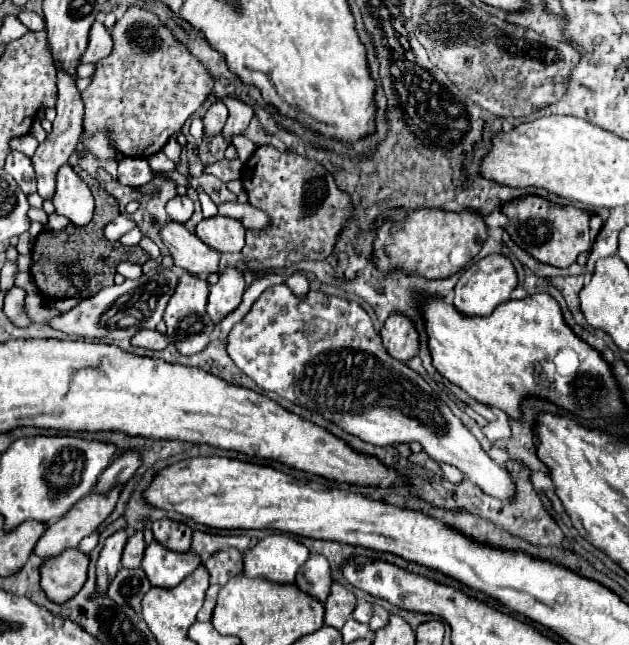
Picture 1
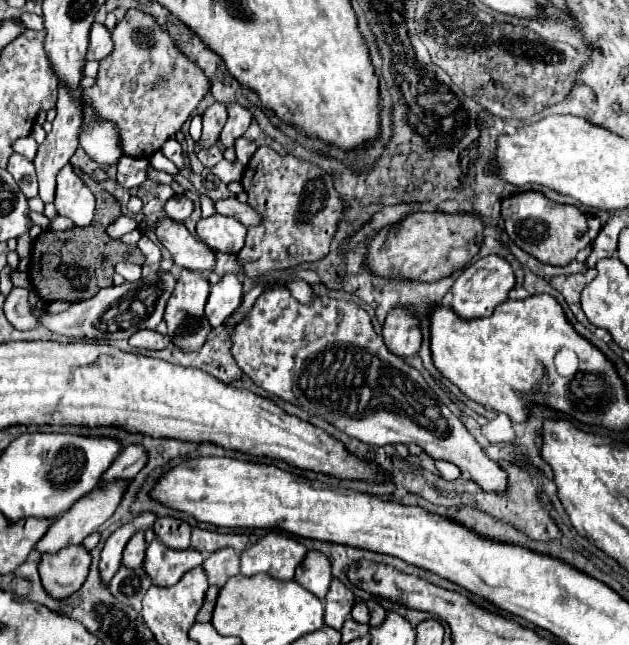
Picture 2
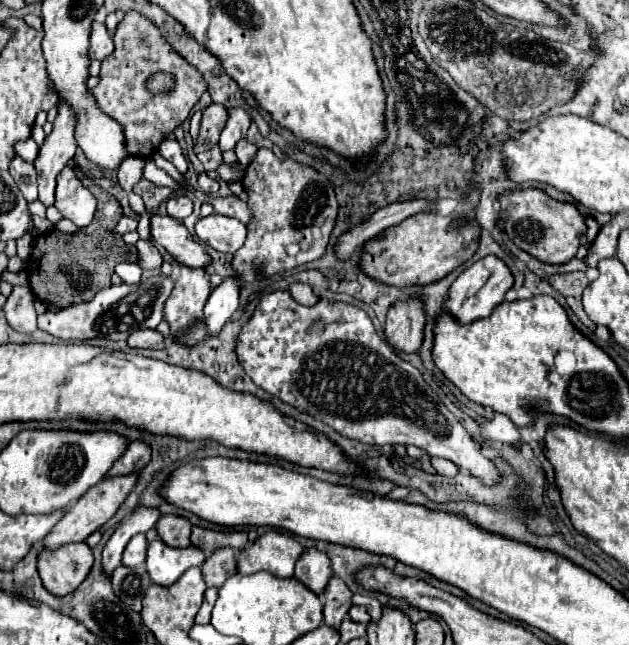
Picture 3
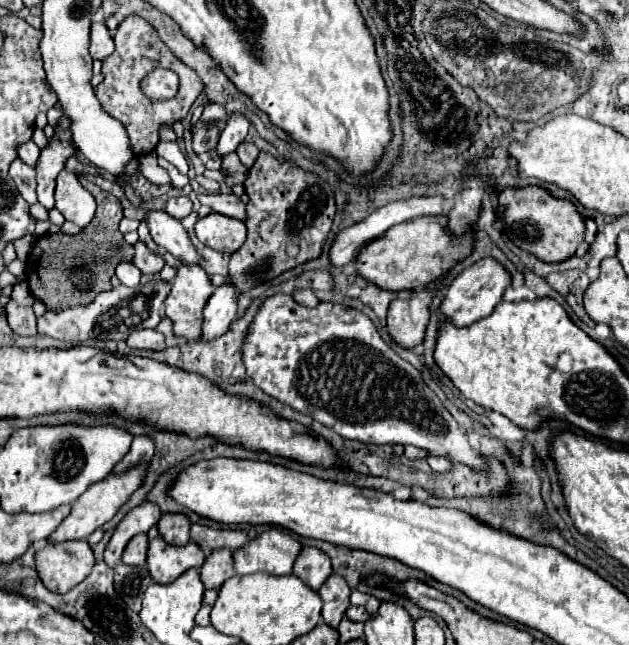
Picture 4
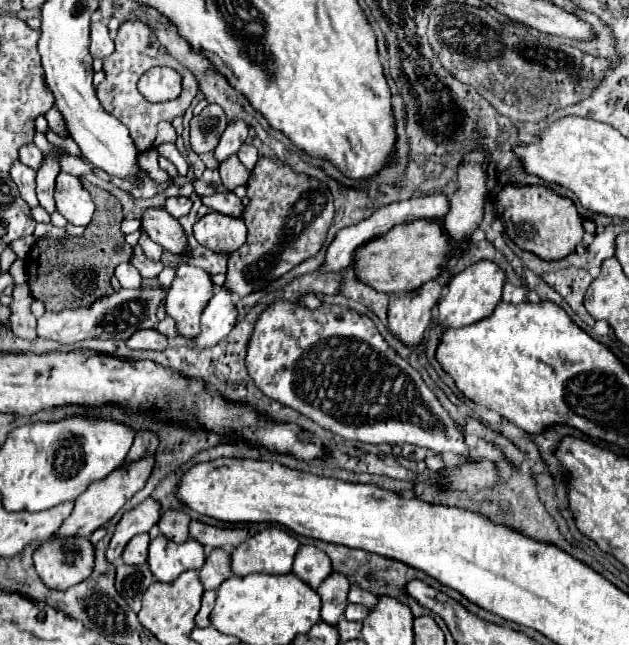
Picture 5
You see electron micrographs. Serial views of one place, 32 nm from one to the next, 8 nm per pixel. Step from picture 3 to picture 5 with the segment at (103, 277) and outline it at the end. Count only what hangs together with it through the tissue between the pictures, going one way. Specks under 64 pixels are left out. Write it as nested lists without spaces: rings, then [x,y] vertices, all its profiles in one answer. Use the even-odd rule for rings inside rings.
[[[82,180],[84,188],[92,192],[96,202],[96,212],[92,222],[86,226],[82,236],[68,236],[62,240],[40,238],[36,246],[30,250],[26,258],[28,286],[36,300],[42,300],[46,310],[64,310],[64,308],[80,308],[90,306],[96,298],[114,292],[110,286],[110,278],[114,276],[114,268],[122,260],[132,258],[132,246],[126,244],[124,234],[120,230],[122,222],[122,206],[118,198],[108,194],[106,190]]]

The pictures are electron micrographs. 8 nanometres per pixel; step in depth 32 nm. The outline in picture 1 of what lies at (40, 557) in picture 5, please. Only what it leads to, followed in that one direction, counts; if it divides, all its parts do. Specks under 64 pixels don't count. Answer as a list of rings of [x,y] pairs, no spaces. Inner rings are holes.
[[[64,550],[56,558],[48,558],[42,568],[42,590],[48,600],[56,604],[66,604],[86,582],[88,572],[88,556],[80,550]]]

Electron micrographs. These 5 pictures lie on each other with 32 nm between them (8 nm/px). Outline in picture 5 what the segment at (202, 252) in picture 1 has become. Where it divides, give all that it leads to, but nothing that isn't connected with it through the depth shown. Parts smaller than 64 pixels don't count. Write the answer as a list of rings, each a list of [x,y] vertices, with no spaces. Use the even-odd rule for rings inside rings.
[[[148,208],[142,216],[142,226],[146,228],[148,236],[156,244],[160,244],[164,250],[182,258],[190,258],[190,246],[188,246],[184,230],[180,222],[172,218],[166,210]]]

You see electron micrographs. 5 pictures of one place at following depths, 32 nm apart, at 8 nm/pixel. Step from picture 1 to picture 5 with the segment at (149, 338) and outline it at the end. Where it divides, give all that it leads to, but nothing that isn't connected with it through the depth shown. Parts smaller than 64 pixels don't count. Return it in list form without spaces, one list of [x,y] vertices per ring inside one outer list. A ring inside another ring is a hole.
[[[140,330],[126,340],[126,346],[132,350],[164,350],[168,344],[166,336],[158,330]]]

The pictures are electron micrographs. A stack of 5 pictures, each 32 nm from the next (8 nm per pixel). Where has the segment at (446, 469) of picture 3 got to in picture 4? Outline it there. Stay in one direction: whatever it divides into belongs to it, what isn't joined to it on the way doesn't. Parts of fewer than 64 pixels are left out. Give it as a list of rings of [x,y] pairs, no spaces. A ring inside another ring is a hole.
[[[428,456],[428,464],[432,470],[436,472],[450,472],[452,470],[452,462],[448,458],[436,458],[436,456]]]

